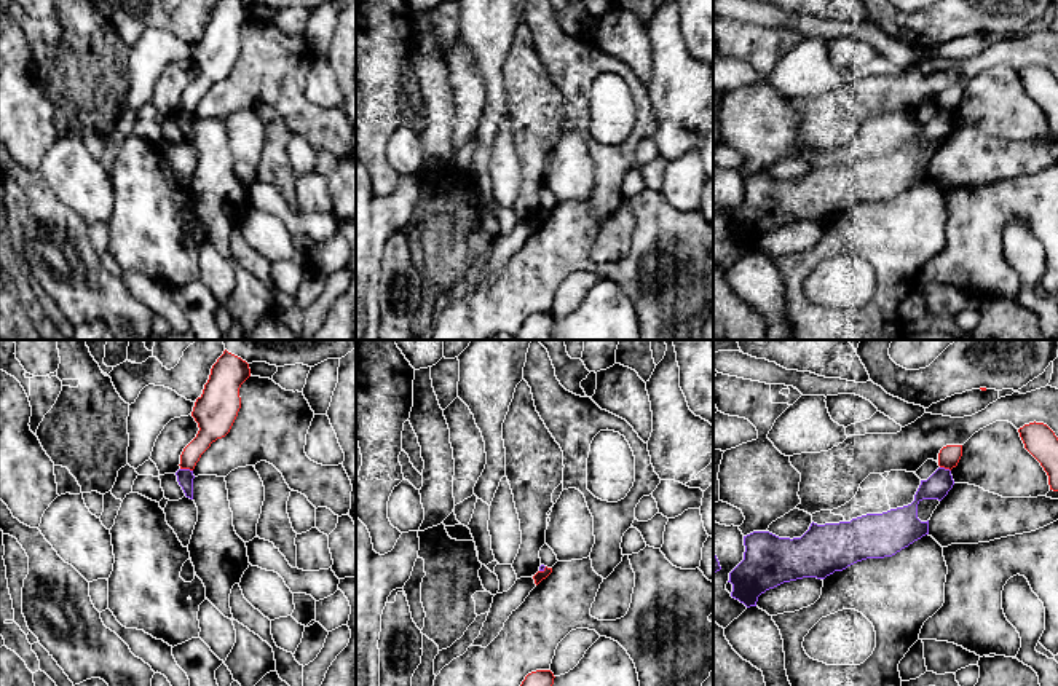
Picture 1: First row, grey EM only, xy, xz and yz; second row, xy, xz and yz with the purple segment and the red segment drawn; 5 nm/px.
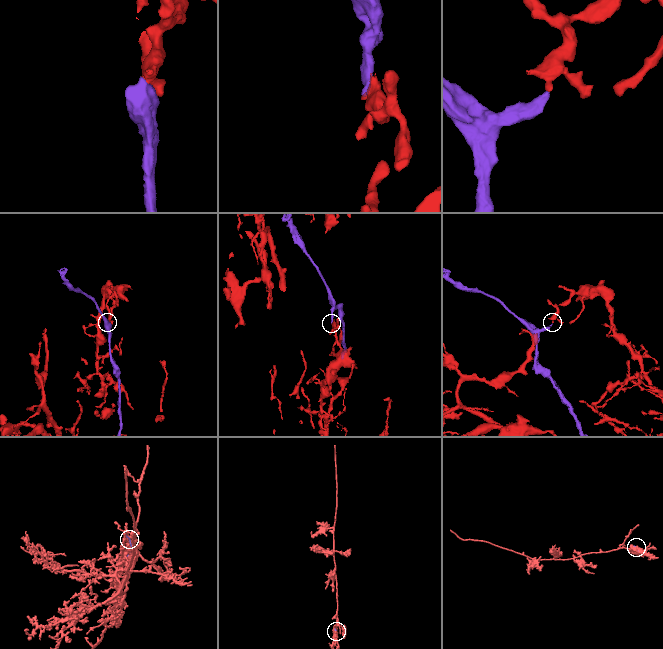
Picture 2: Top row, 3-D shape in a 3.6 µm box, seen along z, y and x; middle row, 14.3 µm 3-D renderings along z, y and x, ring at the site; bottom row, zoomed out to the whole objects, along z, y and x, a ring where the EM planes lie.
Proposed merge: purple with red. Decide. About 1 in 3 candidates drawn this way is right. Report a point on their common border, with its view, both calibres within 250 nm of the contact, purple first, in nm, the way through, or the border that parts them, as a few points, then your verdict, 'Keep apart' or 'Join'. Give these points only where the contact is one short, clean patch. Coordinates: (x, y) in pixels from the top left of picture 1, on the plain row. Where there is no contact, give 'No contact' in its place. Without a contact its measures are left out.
Touches purple at xy (187, 112). Thickness 80 nm (purple) against 130 nm. Boundary: xy (181, 110), (192, 114). Keep apart

